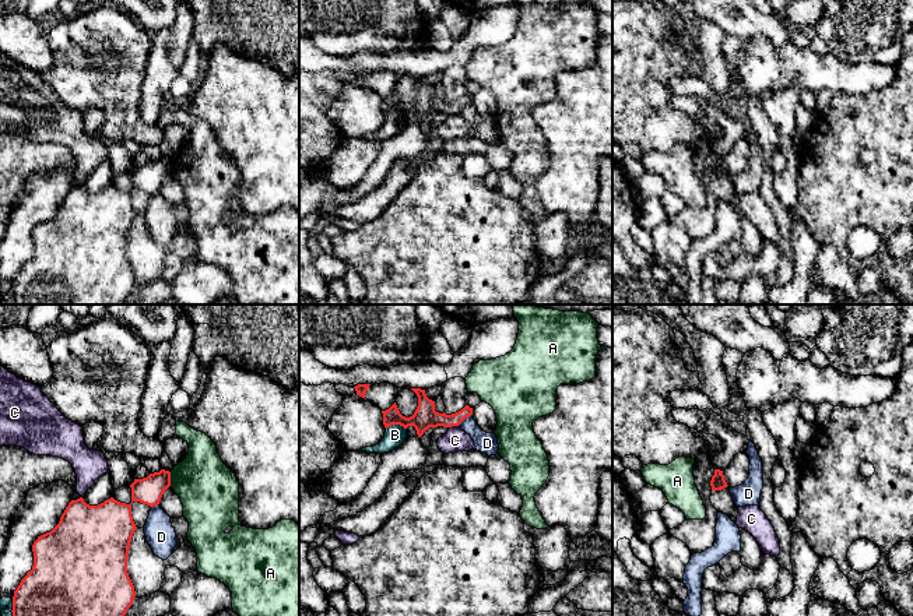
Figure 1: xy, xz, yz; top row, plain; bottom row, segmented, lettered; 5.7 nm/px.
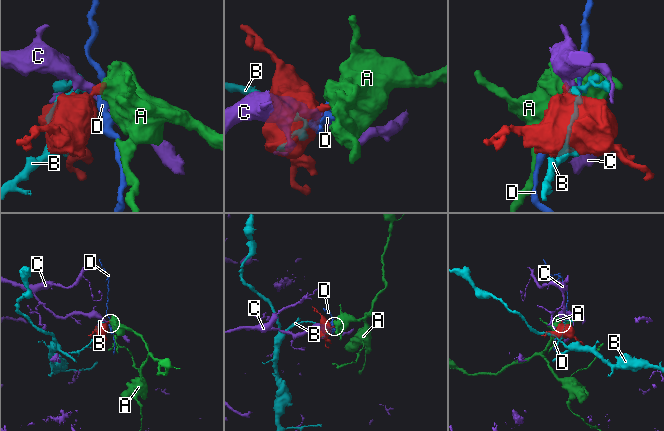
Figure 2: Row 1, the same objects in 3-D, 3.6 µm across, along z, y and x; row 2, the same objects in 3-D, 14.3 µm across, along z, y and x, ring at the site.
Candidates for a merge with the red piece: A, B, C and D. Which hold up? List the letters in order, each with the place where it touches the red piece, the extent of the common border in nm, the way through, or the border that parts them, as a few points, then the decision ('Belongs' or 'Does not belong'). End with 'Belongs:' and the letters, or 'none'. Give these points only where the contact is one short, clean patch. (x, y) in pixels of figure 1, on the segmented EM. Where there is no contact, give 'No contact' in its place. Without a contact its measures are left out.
A: Touches red at xy (169, 479). Shared border 80 nm. Boundary: xy (169, 472), (171, 485). Does not belong
B: Touches red at xz (396, 423). Shared border 120 nm. Does not belong
C: Touches red at xz (453, 425). Shared border 60 nm. Boundary: xz (457, 425), (449, 428). Does not belong
D: Touches red at xz (464, 418). Shared border 110 nm. Boundary: xz (471, 414), (457, 425). Does not belong
Belongs: none

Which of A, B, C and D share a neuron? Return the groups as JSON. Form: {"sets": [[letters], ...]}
{"sets": [["A"], ["B"], ["C"], ["D"]]}

